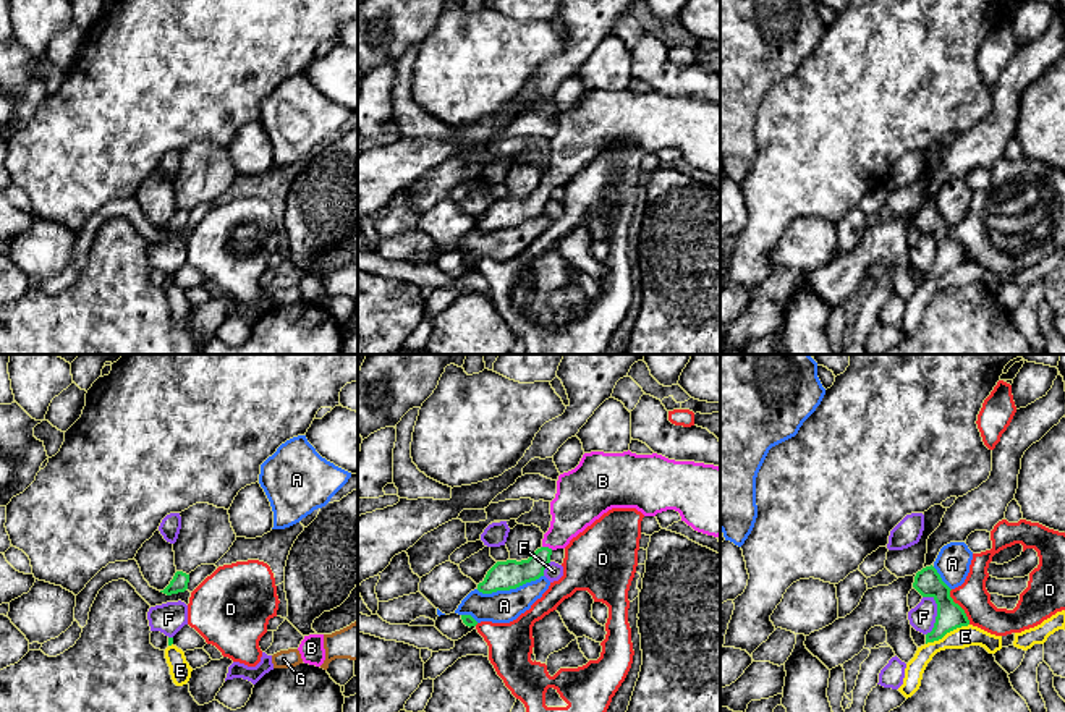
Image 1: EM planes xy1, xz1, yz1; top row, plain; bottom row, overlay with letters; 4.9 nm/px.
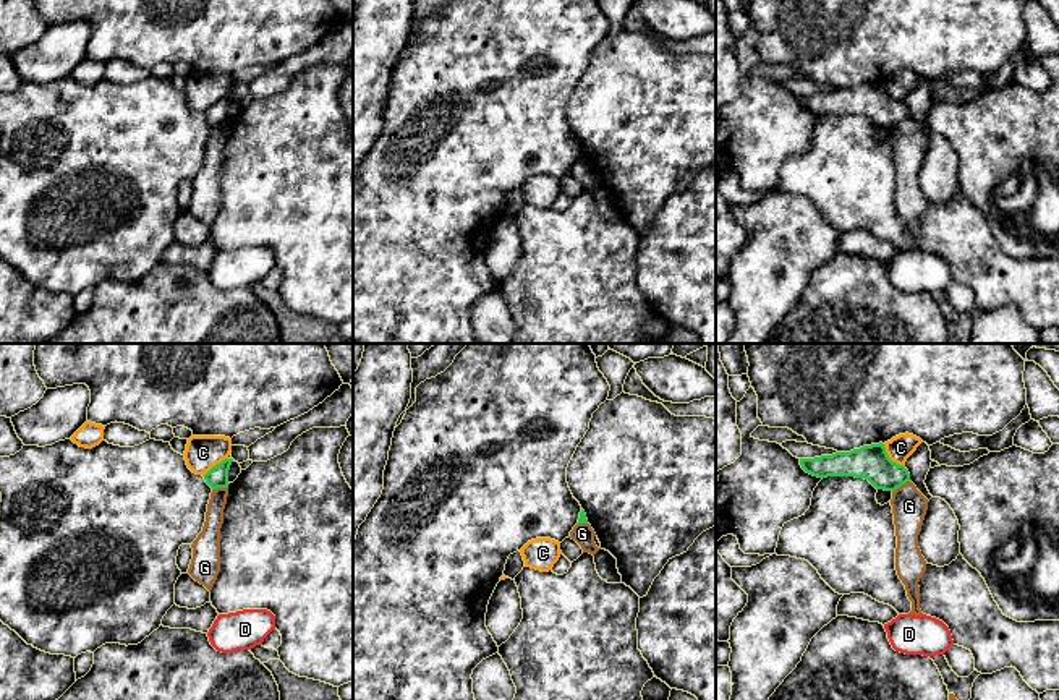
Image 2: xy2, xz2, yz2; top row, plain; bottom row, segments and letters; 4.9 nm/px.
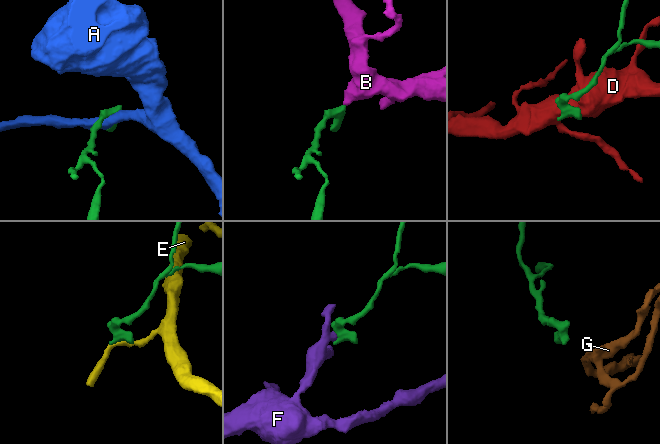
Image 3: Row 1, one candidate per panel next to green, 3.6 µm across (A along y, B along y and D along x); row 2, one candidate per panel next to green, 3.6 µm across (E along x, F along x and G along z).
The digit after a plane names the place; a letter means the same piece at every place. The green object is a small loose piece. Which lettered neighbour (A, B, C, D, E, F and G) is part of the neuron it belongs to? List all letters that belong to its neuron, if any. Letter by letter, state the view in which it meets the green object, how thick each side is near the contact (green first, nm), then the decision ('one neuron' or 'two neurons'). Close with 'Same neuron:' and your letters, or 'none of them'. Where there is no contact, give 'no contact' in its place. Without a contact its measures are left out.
A: xz1 | 140/160 nm | two neurons
B: xz1 | 140/220 nm | one neuron
C: yz2 | 180/120 nm | two neurons
D: yz1 | 140/160 nm | two neurons
E: yz1 | 140/110 nm | two neurons
F: yz1 | 140/130 nm | two neurons
G: yz2 | 180/180 nm | two neurons
Same neuron: B

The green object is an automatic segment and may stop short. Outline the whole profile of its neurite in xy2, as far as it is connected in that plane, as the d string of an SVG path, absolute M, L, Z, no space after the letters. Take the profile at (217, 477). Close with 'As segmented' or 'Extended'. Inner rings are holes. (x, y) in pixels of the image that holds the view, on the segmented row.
M225 459L220 463L217 463L215 467L212 467L206 475L204 480L206 483L212 488L228 488L228 470L232 465L233 459Z. As segmented

